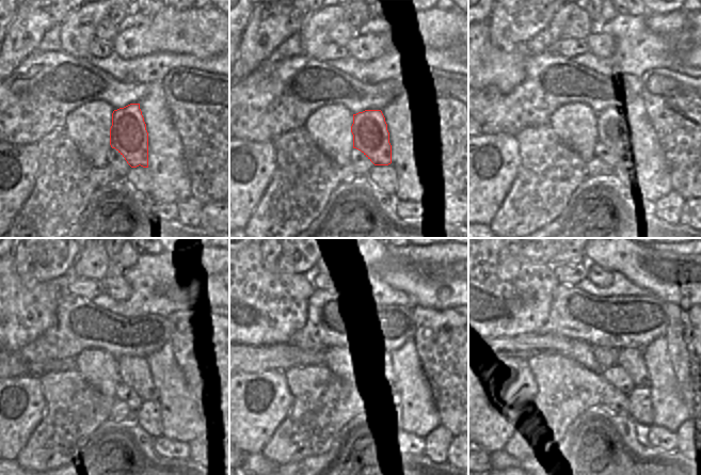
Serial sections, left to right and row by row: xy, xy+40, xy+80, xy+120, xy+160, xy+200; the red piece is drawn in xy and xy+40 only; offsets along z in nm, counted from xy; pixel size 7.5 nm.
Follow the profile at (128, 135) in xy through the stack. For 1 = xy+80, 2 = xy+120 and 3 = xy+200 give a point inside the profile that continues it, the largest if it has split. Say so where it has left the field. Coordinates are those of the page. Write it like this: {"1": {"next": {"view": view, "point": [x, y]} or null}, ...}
{"1": {"next": {"view": "xy+80", "point": [611, 131]}}, "2": {"next": {"view": "xy+120", "point": [134, 371]}}, "3": {"next": {"view": "xy+200", "point": [632, 360]}}}

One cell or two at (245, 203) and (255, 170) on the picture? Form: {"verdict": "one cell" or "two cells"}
{"verdict": "one cell"}

